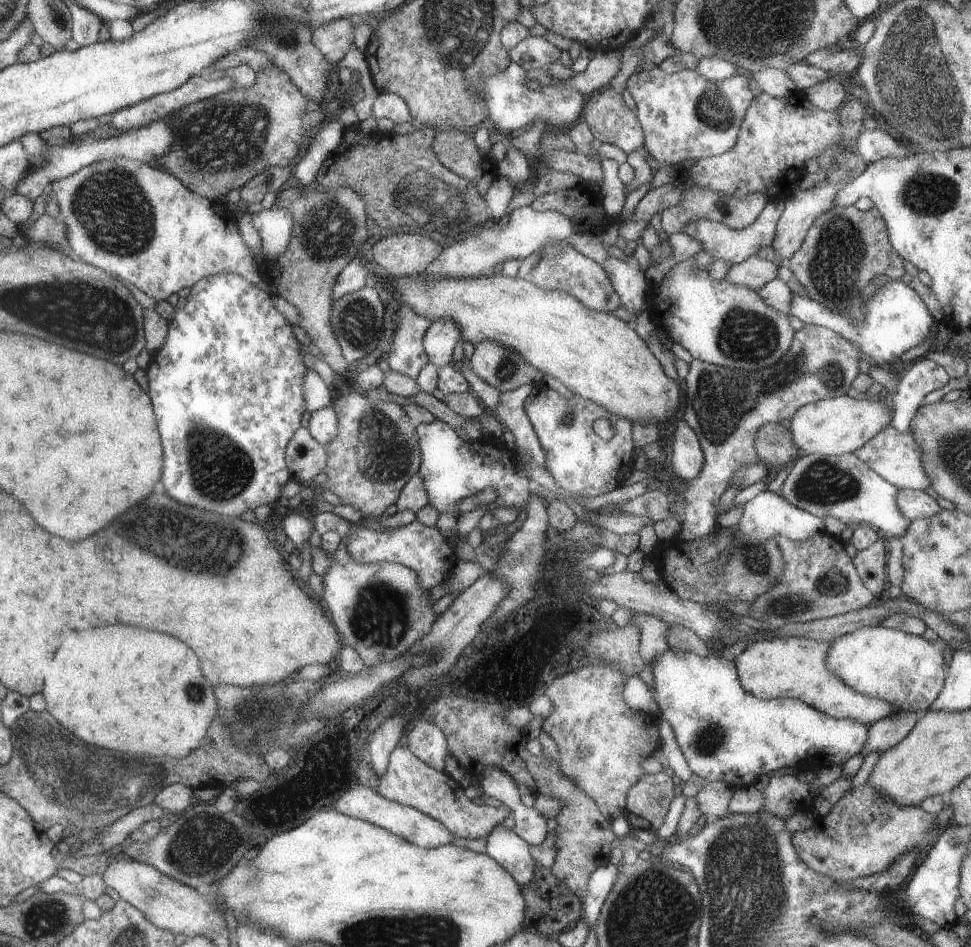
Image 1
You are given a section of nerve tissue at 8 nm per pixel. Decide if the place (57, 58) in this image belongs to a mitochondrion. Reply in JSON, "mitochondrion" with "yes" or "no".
{"mitochondrion":"no"}

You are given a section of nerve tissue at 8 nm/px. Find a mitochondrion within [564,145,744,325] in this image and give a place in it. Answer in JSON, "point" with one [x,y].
{"point":[722,207]}

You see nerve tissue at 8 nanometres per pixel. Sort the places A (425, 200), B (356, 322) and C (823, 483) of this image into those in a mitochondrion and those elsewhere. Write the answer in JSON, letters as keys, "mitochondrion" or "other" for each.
{"A":"mitochondrion","B":"mitochondrion","C":"mitochondrion"}

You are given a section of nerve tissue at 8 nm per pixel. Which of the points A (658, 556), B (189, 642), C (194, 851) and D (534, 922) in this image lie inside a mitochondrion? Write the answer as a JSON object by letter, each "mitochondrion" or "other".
{"A":"other","B":"other","C":"mitochondrion","D":"other"}

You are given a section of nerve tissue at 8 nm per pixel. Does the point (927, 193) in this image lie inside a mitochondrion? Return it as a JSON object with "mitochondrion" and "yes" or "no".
{"mitochondrion":"yes"}

